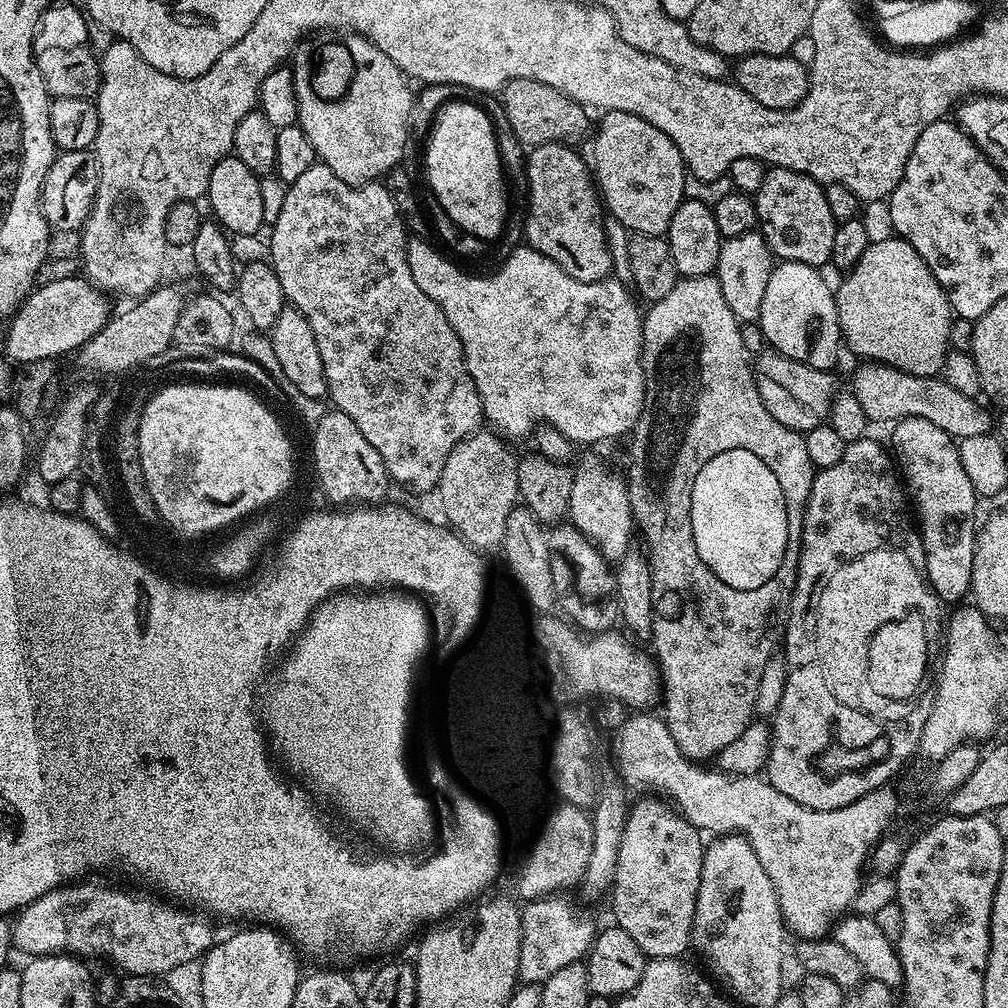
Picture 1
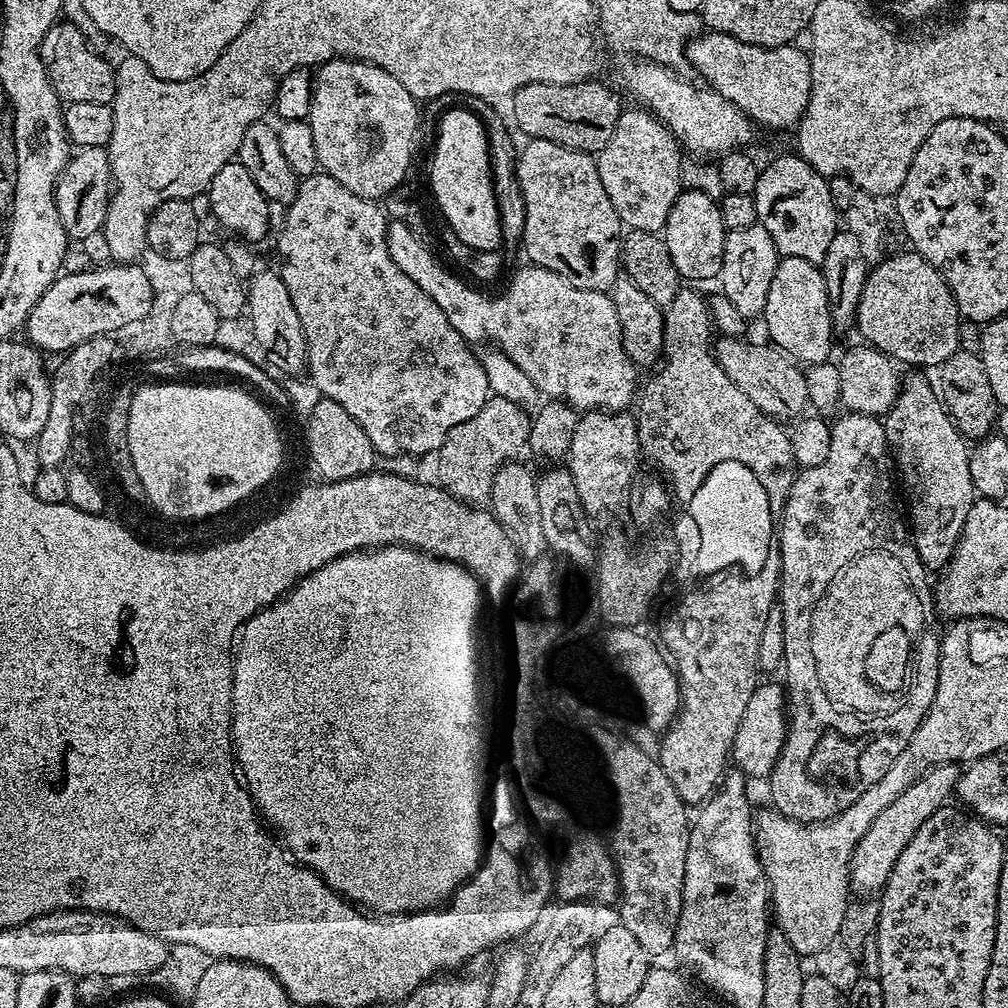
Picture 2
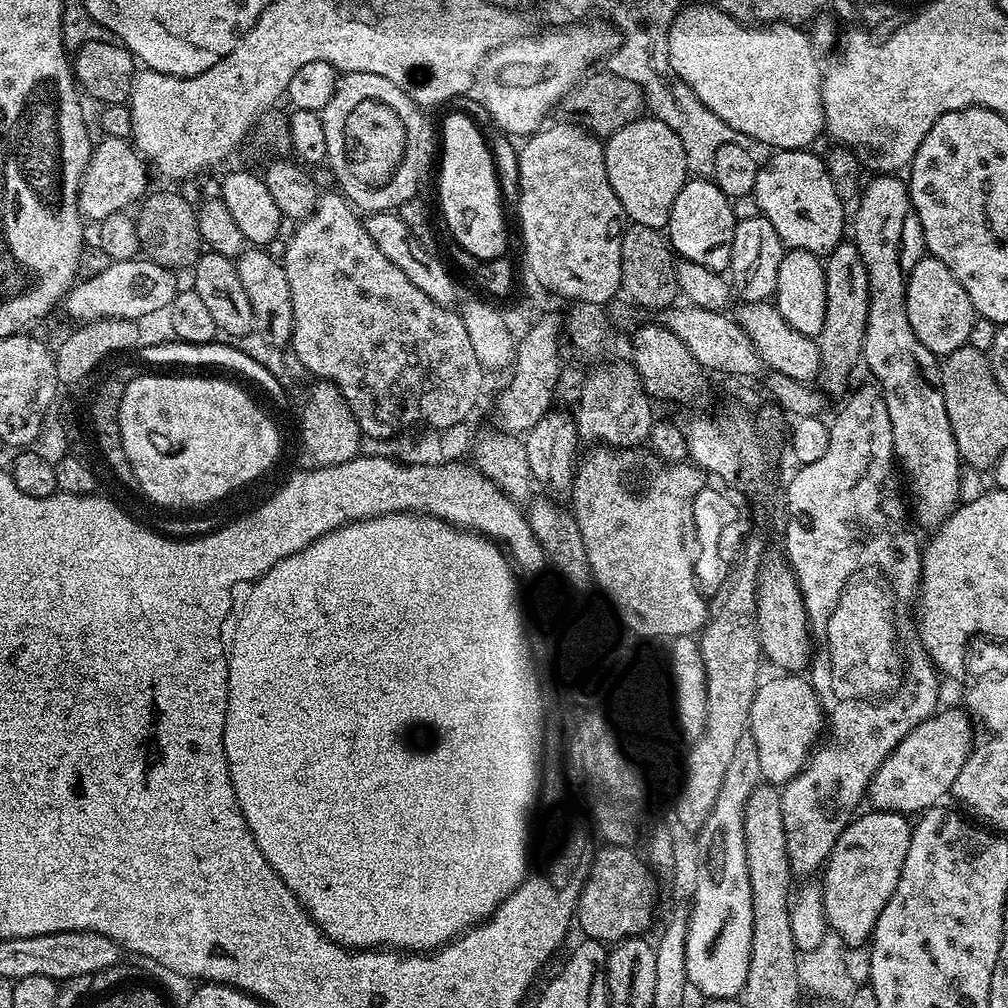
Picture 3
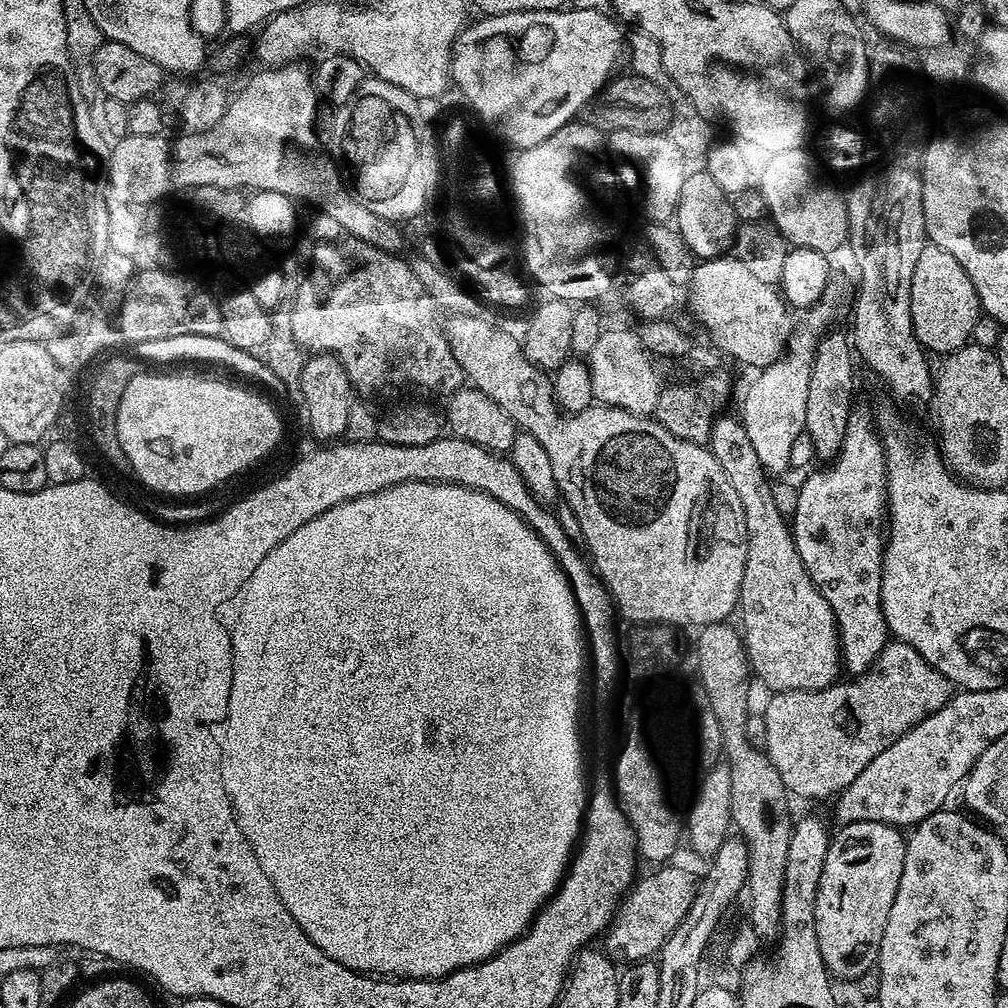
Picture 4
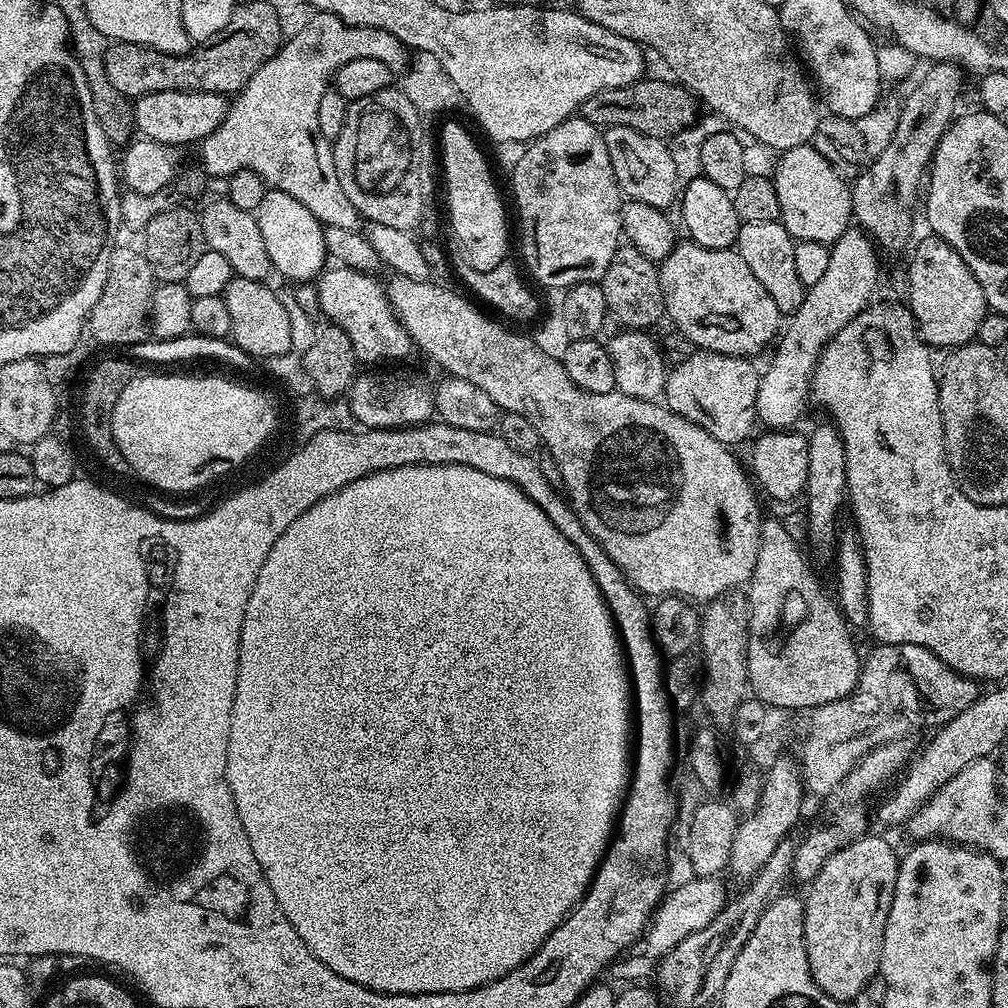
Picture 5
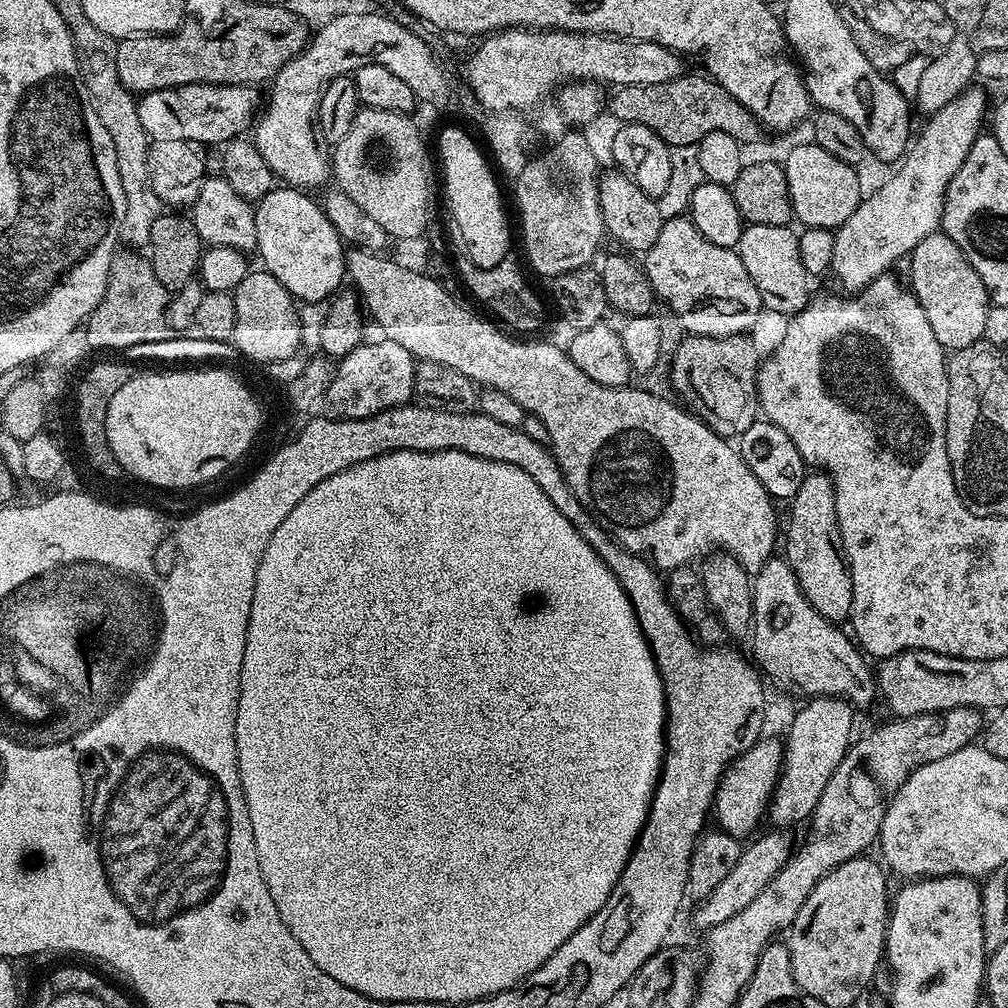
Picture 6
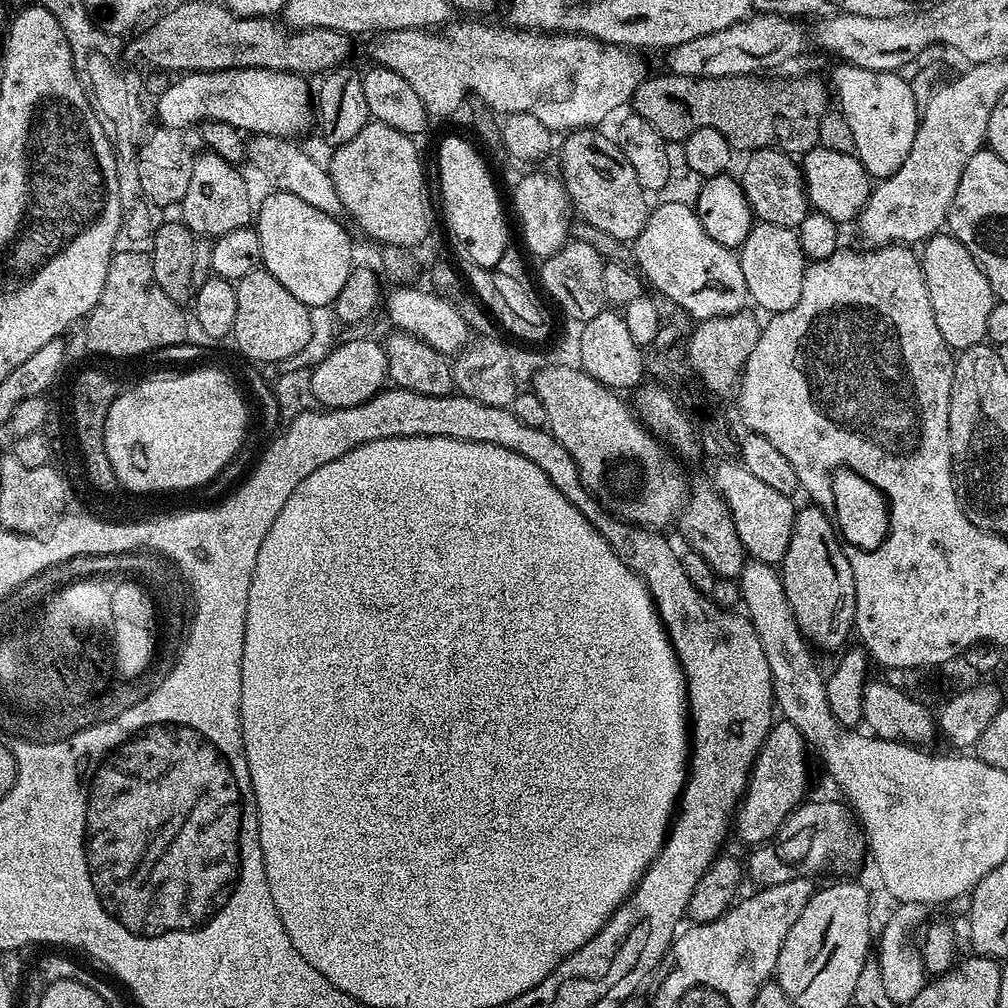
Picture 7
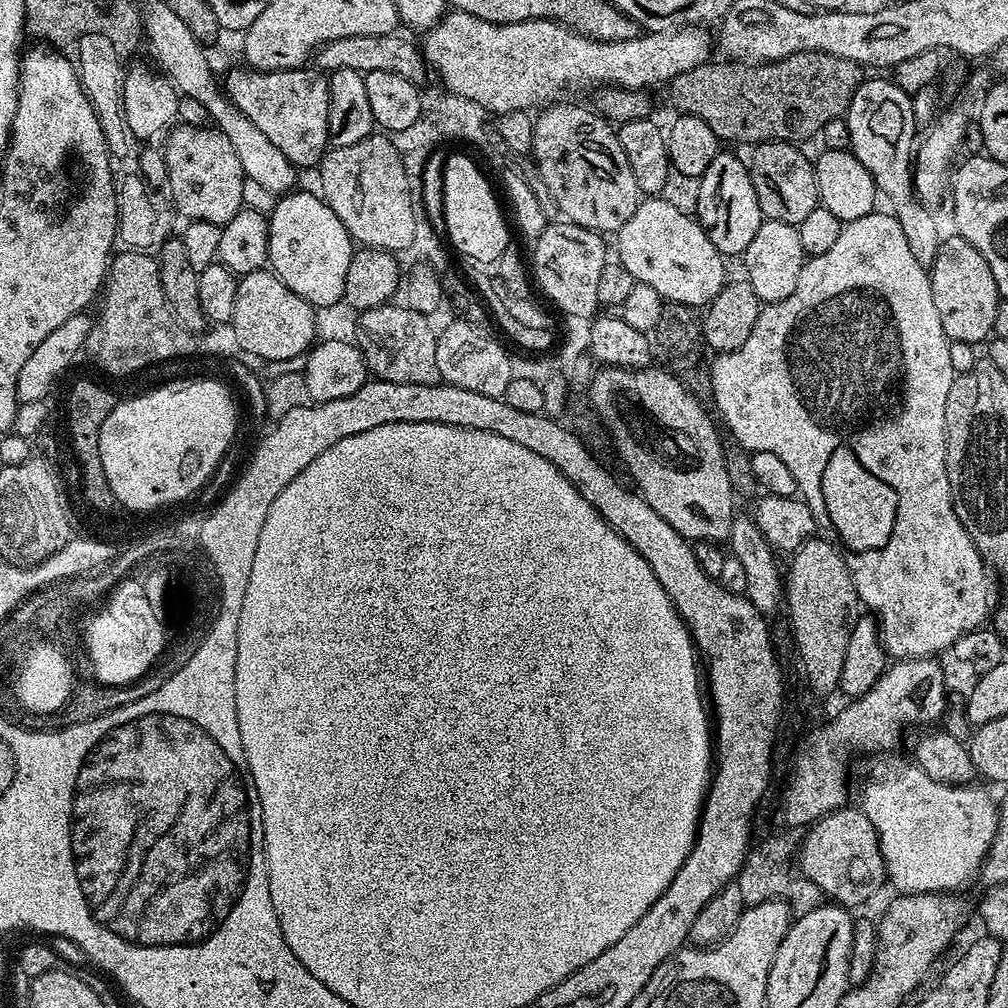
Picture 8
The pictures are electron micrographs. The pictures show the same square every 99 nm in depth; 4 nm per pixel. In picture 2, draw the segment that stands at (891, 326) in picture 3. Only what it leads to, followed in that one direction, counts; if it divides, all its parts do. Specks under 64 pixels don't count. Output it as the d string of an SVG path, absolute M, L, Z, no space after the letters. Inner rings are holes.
M916 375L920 376L903 377L897 398L887 415L883 417L882 423L899 483L900 480L904 483L904 492L908 495L906 516L910 521L912 544L918 550L918 558L922 558L925 568L943 570L958 546L960 535L966 526L966 514L970 514L978 493L970 478L969 441L956 429L956 424L948 415L948 409L945 408L944 401L940 399L933 381L931 384L924 377L927 375Z

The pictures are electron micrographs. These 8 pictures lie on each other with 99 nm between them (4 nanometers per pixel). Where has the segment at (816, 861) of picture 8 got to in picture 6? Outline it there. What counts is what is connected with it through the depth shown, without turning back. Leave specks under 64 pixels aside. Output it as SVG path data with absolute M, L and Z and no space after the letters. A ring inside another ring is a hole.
M768 830L765 836L757 835L751 841L753 844L749 848L747 845L741 851L734 870L730 870L730 874L726 874L726 878L722 878L722 882L705 900L701 900L695 905L696 913L692 916L693 922L701 930L707 930L726 922L726 918L734 918L734 914L738 914L738 910L750 906L750 902L754 902L754 898L758 898L758 894L770 882L770 878L774 878L774 874L778 874L793 855L794 845L792 846L792 840L788 835L789 833L784 830Z

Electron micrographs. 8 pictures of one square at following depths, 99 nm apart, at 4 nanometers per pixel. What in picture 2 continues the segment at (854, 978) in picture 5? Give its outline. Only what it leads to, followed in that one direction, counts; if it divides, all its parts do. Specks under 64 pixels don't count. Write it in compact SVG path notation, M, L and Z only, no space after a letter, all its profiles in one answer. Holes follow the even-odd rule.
M956 762L929 768L906 791L898 794L898 798L894 798L894 802L890 802L890 806L886 806L886 810L878 814L878 818L874 818L874 826L870 826L870 830L866 832L862 842L858 842L852 855L850 888L853 893L876 894L883 889L894 870L894 862L898 862L898 854L902 854L902 850L910 846L910 838L918 834L922 822L926 822L930 814L945 807L953 799L961 771L961 765ZM950 798L951 800L948 800Z

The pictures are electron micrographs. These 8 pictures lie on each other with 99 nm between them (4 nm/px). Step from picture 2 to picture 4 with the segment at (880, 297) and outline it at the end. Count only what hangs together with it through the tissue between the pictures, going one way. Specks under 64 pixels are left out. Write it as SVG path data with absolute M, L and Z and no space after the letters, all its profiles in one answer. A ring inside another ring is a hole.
M928 242L915 263L910 282L910 318L920 345L929 353L956 352L971 341L974 322L978 322L981 314L980 299L970 274L962 270L954 254L946 254L946 250Z

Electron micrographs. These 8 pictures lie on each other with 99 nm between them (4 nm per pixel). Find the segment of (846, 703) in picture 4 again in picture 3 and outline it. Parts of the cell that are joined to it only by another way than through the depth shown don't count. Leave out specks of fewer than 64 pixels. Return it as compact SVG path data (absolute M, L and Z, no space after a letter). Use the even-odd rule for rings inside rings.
M776 674L773 680L765 679L757 687L750 714L748 715L748 726L752 732L755 743L758 746L759 765L763 779L772 786L783 786L789 784L792 779L800 773L804 765L808 763L826 728L826 717L824 707L820 705L820 699L812 688L811 679L800 674Z

